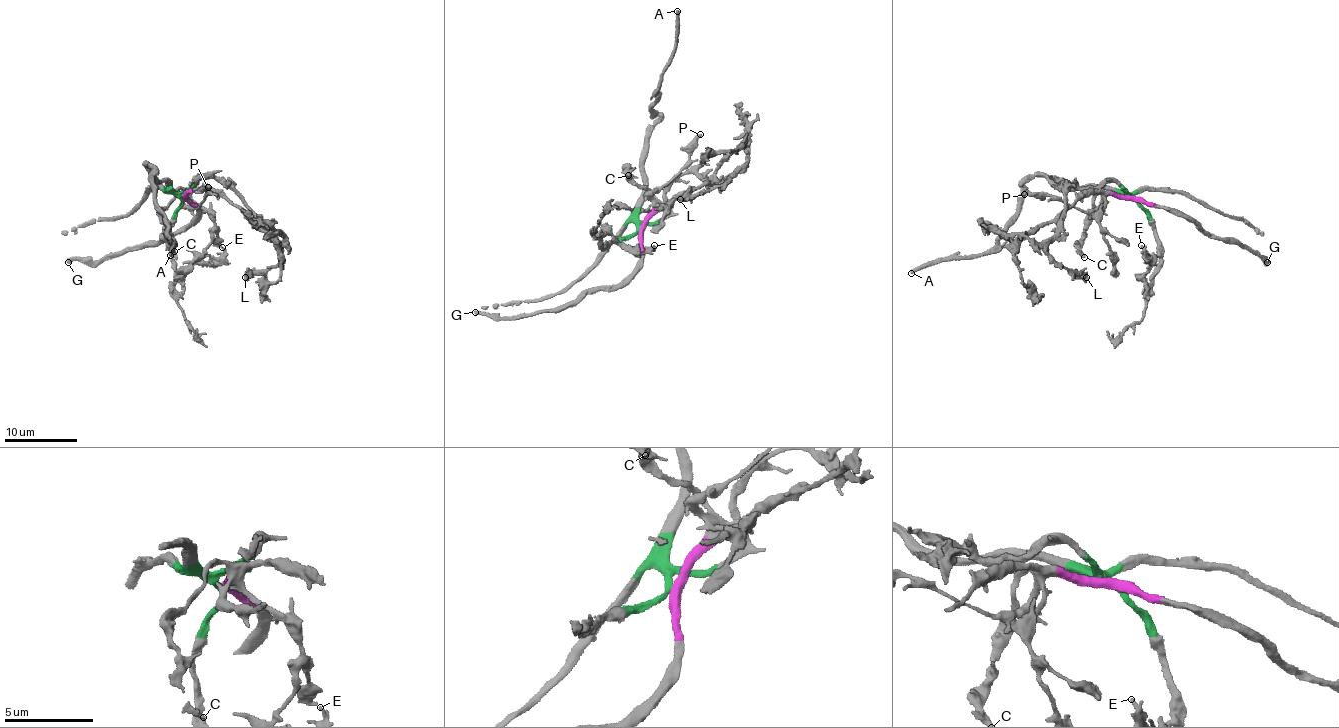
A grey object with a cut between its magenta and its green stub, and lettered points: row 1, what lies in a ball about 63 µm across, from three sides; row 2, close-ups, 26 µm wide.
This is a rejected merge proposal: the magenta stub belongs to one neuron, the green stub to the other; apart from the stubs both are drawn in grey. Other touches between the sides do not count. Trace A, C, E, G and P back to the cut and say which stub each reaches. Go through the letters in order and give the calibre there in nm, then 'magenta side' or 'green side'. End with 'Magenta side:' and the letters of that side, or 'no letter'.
A: 280 nm thick; green side
C: 220 nm thick; magenta side
E: 200 nm thick; green side
G: 340 nm thick; magenta side
P: 240 nm thick; magenta side
Magenta side: C, G, P

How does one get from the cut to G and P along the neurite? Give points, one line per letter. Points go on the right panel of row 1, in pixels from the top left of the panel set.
G: (1134, 200), (1167, 206), (1218, 238), (1233, 241), (1267, 259), (1267, 263)
P: (1134, 200), (1107, 194), (1096, 209), (1079, 210), (1053, 195), (1024, 195)

